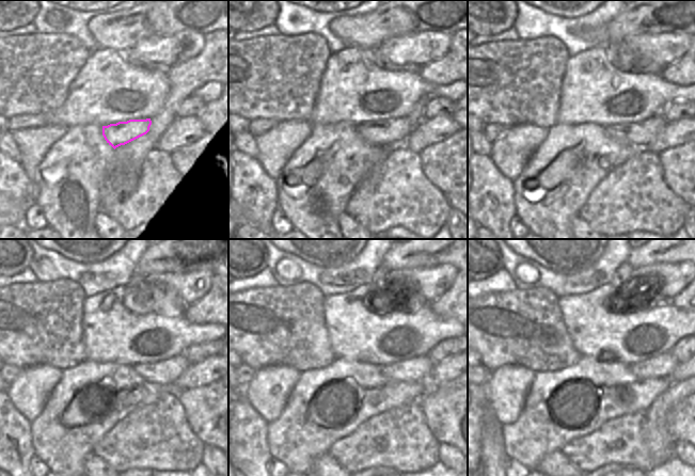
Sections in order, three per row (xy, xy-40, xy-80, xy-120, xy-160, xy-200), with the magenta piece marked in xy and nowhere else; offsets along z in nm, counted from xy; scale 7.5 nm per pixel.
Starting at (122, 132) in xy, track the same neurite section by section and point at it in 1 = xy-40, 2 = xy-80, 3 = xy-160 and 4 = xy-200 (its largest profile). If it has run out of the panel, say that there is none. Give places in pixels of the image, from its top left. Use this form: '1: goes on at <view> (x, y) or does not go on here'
1: goes on at xy-40 (385, 132)
2: goes on at xy-80 (640, 133)
3: goes on at xy-160 (415, 368)
4: goes on at xy-200 (663, 365)

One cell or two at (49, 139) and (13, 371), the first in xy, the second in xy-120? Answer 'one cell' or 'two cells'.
two cells

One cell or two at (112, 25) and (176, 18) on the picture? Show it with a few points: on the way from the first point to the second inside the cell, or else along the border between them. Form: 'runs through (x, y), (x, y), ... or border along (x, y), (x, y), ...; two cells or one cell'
runs through (128, 25), (135, 25), (145, 19), (160, 18); one cell

